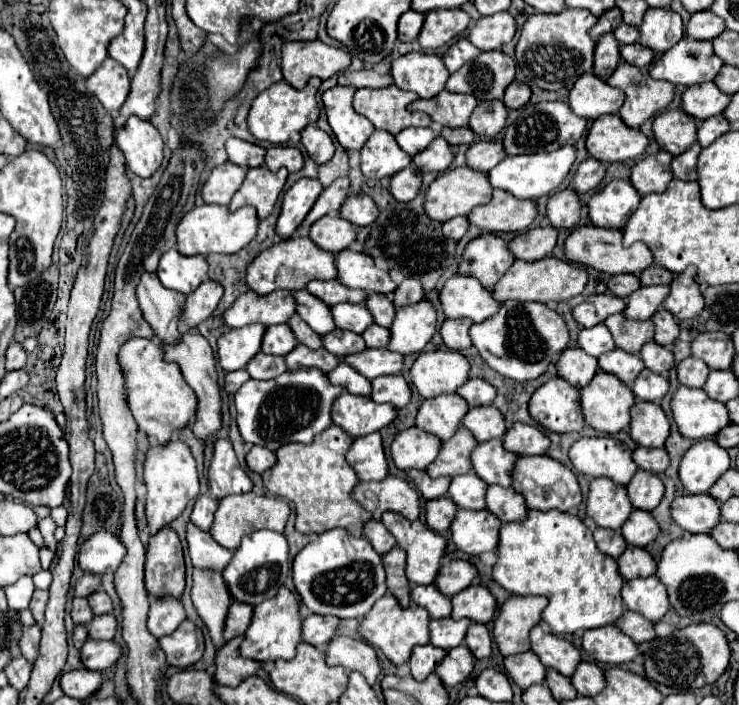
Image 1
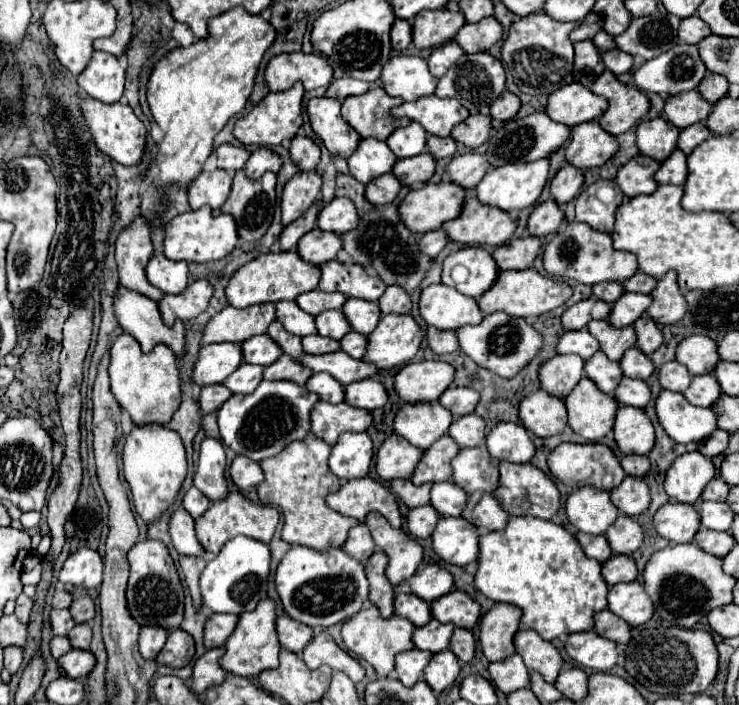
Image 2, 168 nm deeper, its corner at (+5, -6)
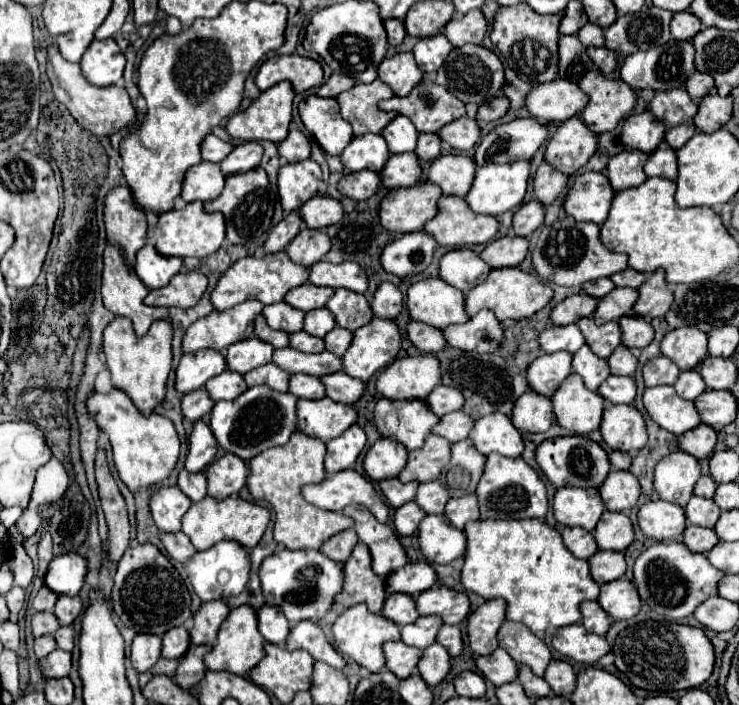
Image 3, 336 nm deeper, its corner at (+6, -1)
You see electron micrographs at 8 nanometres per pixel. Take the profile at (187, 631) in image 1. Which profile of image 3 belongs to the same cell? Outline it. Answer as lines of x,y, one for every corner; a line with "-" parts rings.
176,626
170,628
164,634
164,642
162,642
162,656
164,658
182,658
182,654
186,654
190,646
190,636
188,630
184,626

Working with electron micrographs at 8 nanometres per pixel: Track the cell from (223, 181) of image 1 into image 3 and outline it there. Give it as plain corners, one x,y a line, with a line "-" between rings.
200,162
192,168
188,168
182,184
182,198
184,202
206,202
218,198
224,186
224,174
218,170
218,164
212,162

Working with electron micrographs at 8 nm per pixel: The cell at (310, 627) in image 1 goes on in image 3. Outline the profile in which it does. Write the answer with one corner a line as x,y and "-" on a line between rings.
264,604
256,612
256,618
258,618
258,630
268,642
284,644
286,634
290,632
290,624
286,622
286,616
282,614
282,610
274,610
274,606

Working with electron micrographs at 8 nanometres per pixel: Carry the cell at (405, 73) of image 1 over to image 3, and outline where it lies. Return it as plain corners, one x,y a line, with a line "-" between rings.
412,52
384,58
378,66
378,76
394,90
396,96
406,96
422,80
422,72
414,62

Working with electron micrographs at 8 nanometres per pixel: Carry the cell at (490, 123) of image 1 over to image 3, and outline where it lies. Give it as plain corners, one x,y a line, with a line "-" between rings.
460,118
458,122
450,122
446,124
440,132
438,132
440,140
450,144
456,150
470,150
476,146
476,142
480,140
480,128
478,122
474,118

